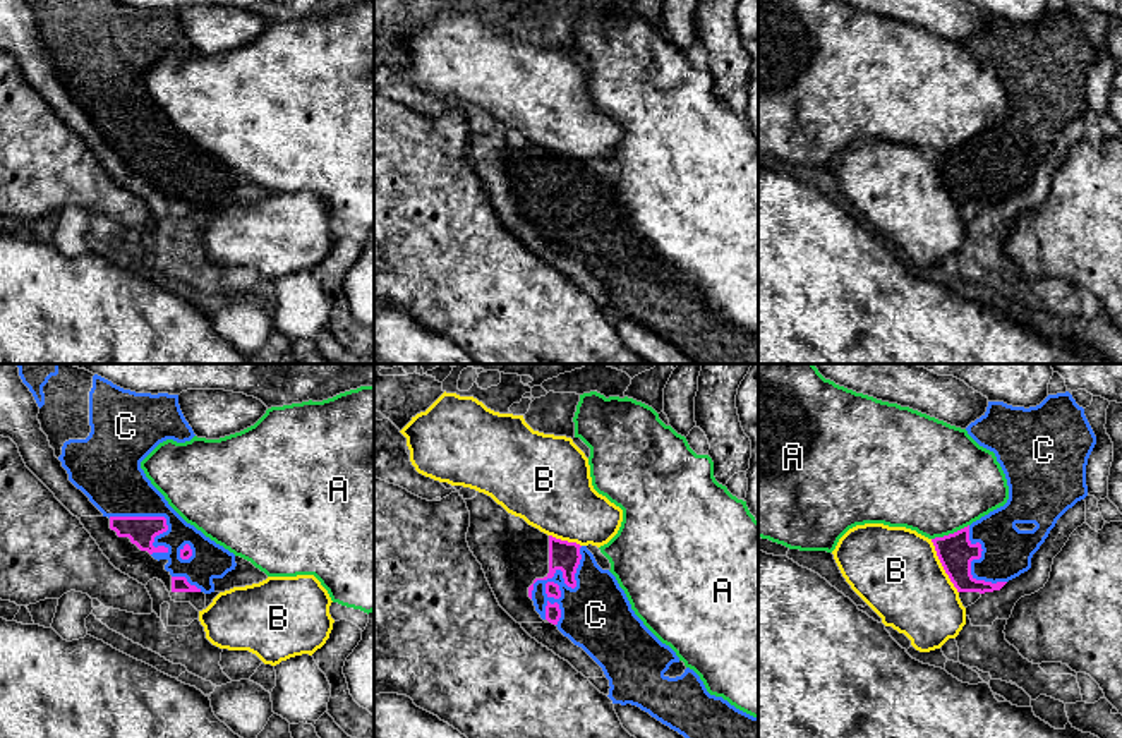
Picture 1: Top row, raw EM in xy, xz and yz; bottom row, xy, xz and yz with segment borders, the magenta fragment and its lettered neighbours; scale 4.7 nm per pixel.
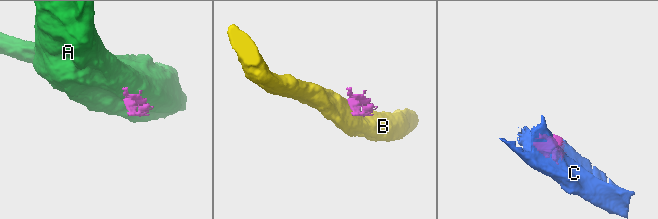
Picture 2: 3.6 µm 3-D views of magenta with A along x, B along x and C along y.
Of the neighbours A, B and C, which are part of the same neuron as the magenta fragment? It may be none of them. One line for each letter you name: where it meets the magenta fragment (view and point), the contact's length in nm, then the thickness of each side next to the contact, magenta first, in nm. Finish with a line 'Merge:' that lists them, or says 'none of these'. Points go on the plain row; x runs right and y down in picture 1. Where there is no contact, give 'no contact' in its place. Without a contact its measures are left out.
C: meets magenta in xz at (561, 186); contact 400 nm long; 140 nm thick on the magenta side, 300 nm on the other
Merge: C

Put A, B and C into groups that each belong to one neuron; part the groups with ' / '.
A / B / C

